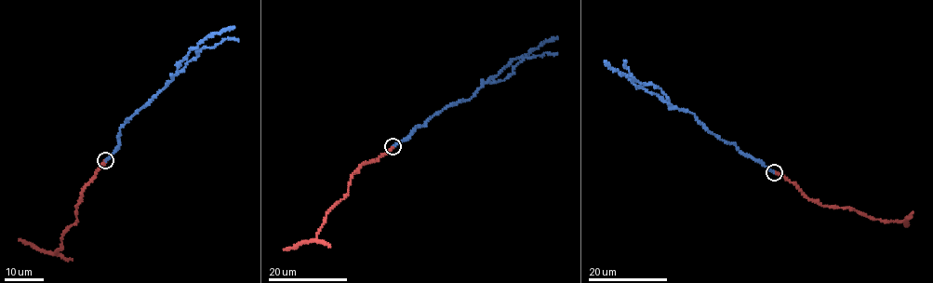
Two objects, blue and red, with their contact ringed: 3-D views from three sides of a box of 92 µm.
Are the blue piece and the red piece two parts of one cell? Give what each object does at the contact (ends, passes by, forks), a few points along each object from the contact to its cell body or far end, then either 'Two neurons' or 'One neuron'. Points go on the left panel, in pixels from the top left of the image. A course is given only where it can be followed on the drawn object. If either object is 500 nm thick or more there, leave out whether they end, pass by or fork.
At the ring blue ends. At the ring red ends. Course of blue: (105, 160), (117, 147), (124, 122), (149, 104), (173, 77), (191, 49), (209, 35), (234, 25). Course of red: (105, 160), (86, 184), (77, 205), (78, 220), (64, 234), (61, 249), (54, 253), (40, 251), (19, 239). One neuron

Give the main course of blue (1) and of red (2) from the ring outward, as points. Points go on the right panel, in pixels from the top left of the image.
1: (774, 172), (719, 139), (694, 114), (673, 107), (658, 96), (634, 85), (604, 60)
2: (774, 172), (784, 176), (808, 199), (822, 205), (846, 207), (875, 219), (904, 221), (906, 225)

